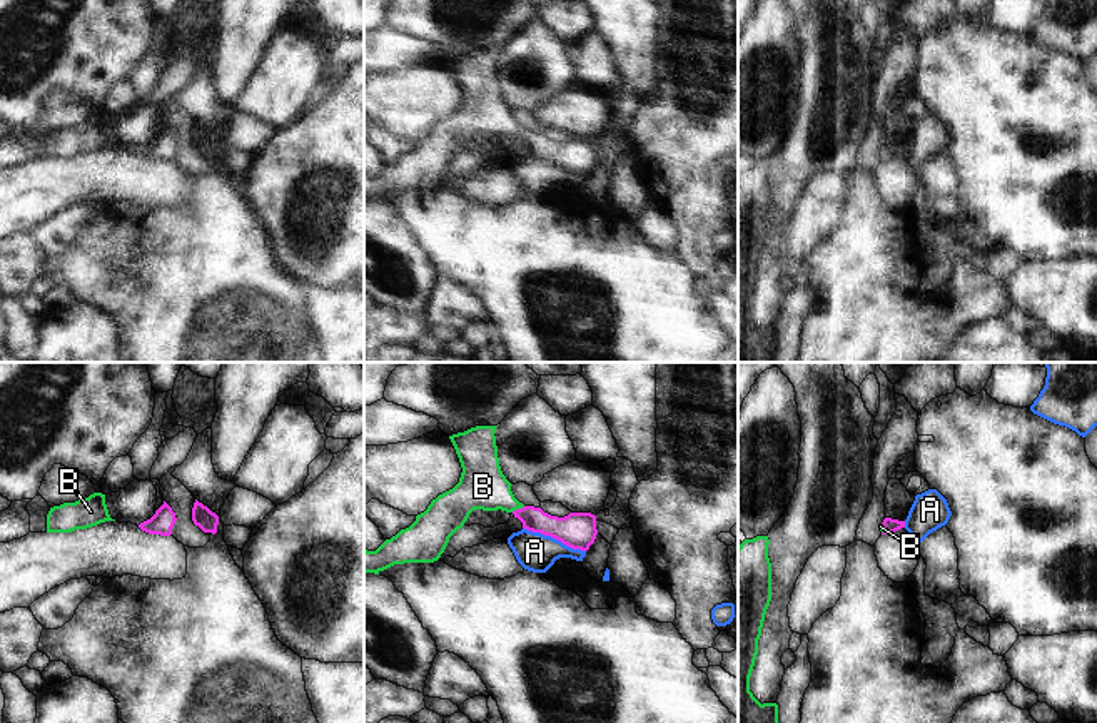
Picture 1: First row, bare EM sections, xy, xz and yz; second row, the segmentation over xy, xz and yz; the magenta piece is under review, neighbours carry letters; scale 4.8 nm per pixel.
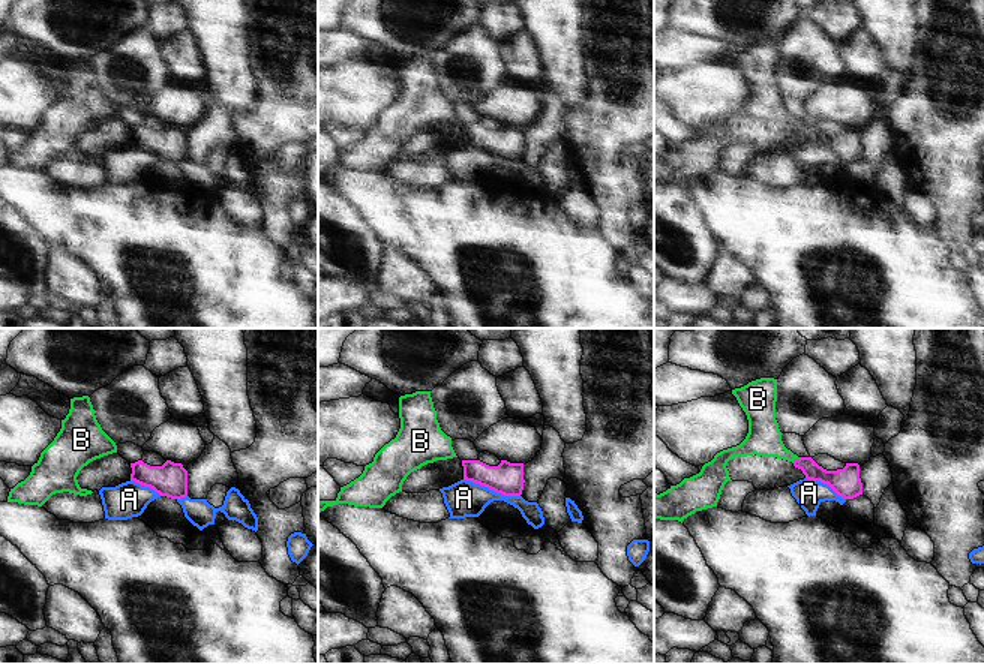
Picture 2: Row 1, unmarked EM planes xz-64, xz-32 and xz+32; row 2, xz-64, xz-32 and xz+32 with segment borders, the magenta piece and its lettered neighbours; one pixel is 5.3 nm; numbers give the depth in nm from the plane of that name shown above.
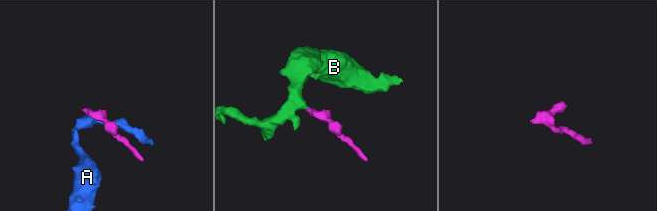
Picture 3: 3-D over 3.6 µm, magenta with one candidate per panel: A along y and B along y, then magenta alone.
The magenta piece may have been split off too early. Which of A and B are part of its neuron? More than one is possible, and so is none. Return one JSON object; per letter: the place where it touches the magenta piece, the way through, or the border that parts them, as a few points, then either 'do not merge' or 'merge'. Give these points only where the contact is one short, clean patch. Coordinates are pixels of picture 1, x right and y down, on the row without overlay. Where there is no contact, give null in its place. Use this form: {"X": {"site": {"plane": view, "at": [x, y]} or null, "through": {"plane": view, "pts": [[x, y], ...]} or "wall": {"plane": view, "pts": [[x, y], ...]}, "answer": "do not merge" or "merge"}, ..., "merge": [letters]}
{"A": {"site": {"plane": "xz", "at": [555, 164]}, "answer": "do not merge"}, "B": {"site": {"plane": "xz", "at": [518, 136]}, "through": {"plane": "xz", "pts": [[565, 156], [550, 152], [518, 136], [483, 112]]}, "answer": "merge"}, "merge": ["B"]}

